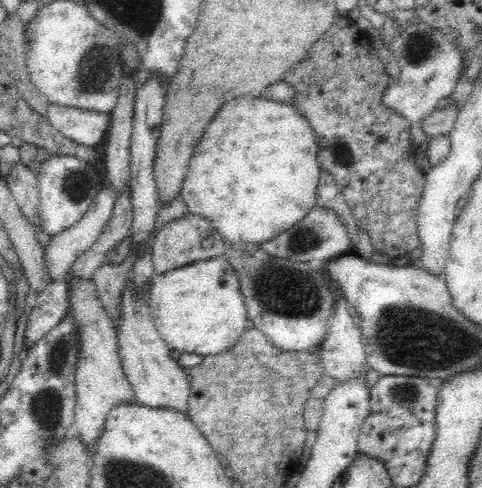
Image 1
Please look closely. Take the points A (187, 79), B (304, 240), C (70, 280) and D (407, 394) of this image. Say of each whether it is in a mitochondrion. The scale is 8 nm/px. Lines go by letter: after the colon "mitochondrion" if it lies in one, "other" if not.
A: other
B: mitochondrion
C: other
D: mitochondrion

